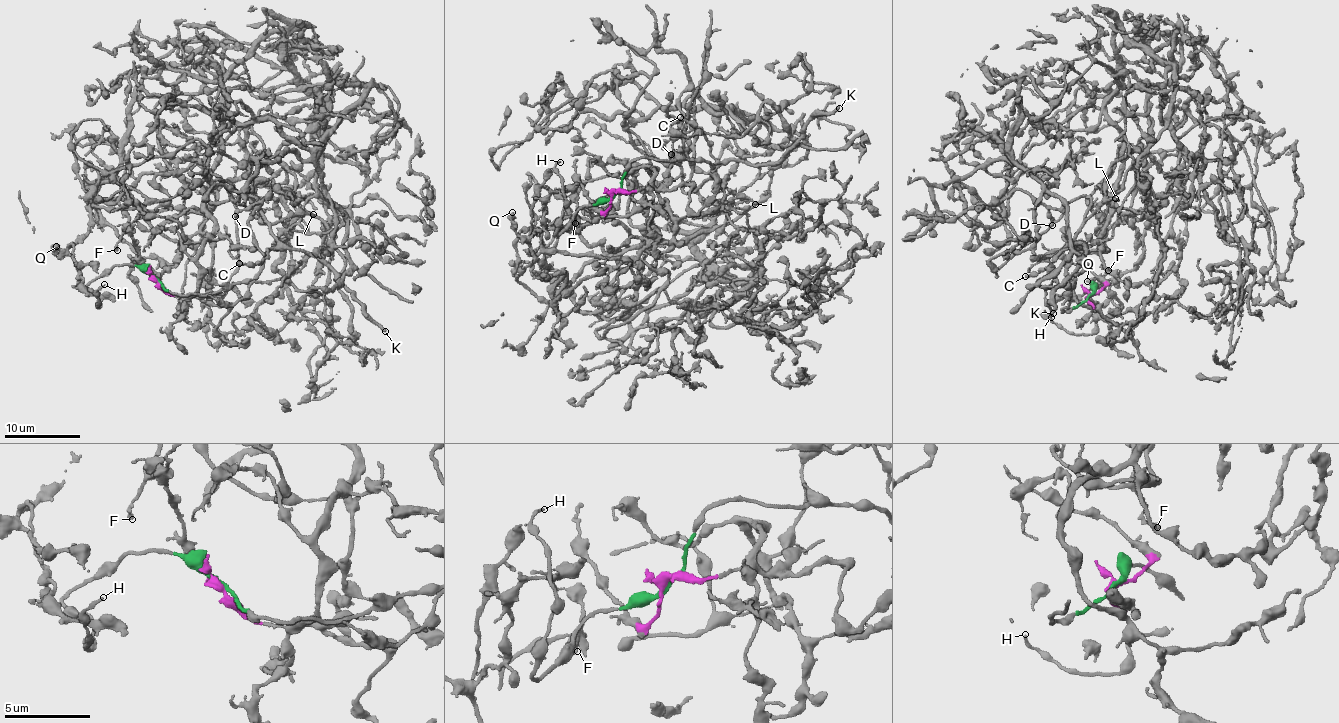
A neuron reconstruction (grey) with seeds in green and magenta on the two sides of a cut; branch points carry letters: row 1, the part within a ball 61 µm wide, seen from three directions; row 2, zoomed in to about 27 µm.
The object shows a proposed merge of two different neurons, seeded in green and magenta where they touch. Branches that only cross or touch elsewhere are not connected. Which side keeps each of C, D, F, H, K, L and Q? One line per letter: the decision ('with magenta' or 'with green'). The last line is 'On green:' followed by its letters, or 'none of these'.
C: with green
D: with green
F: with magenta
H: with green
K: with green
L: with green
Q: with magenta
On green: C, D, H, K, L

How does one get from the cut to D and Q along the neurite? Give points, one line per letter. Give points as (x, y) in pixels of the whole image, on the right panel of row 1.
D: (1090, 295), (1062, 310), (1069, 306), (1077, 271), (1073, 236), (1090, 199), (1082, 196), (1049, 208), (1053, 225)
Q: (1090, 295), (1067, 261), (1110, 212), (1106, 102), (1131, 72), (1141, 261), (1086, 281)

